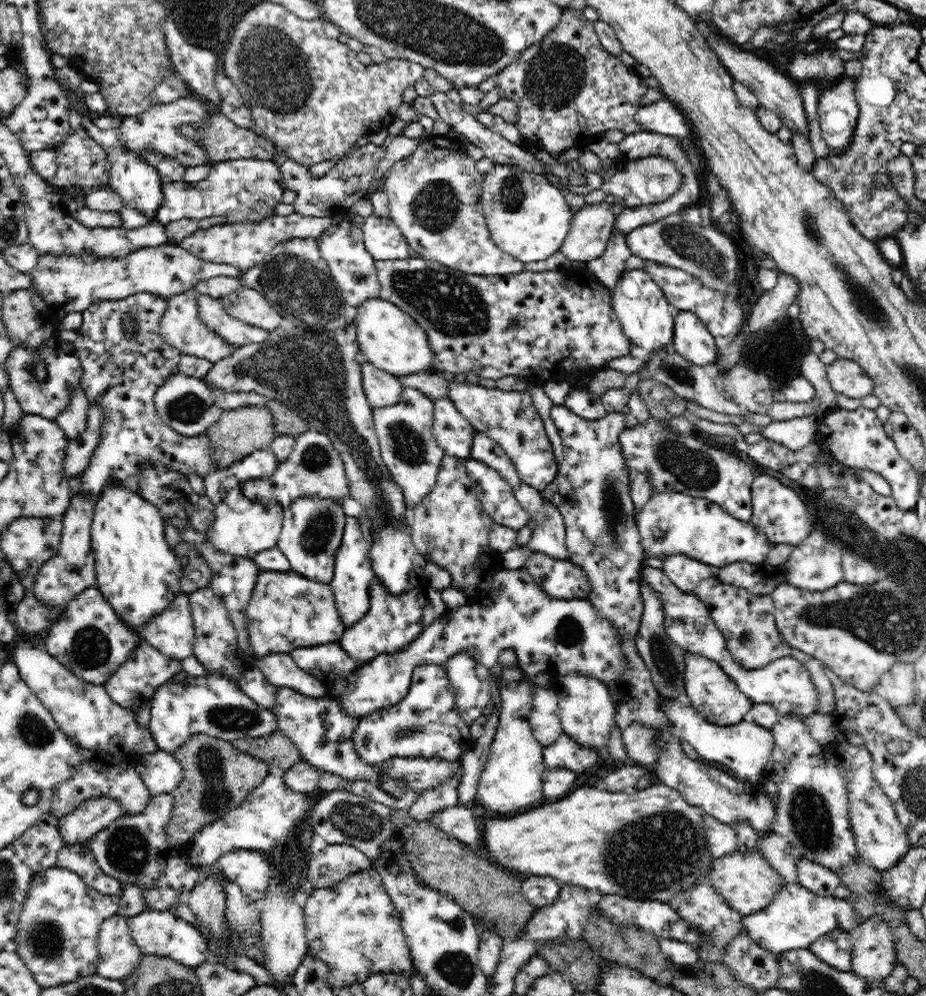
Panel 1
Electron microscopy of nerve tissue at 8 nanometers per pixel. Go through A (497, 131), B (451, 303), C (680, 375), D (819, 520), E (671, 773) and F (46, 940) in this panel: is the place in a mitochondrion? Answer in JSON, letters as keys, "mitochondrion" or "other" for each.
{"A":"other","B":"mitochondrion","C":"mitochondrion","D":"other","E":"other","F":"mitochondrion"}

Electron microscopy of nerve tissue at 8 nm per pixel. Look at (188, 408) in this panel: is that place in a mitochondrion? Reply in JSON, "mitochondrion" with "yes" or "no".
{"mitochondrion":"yes"}

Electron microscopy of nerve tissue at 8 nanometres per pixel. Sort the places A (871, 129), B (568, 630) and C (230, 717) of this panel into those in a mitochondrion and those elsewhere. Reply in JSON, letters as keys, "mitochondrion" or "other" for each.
{"A":"mitochondrion","B":"mitochondrion","C":"mitochondrion"}

